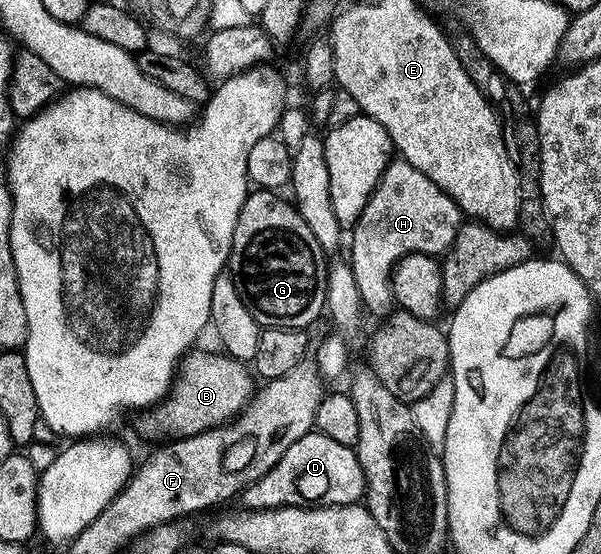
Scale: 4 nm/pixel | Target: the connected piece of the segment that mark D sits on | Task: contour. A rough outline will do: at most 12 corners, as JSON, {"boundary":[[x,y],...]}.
{"boundary":[[311,431],[242,490],[247,510],[356,505],[357,452]]}

